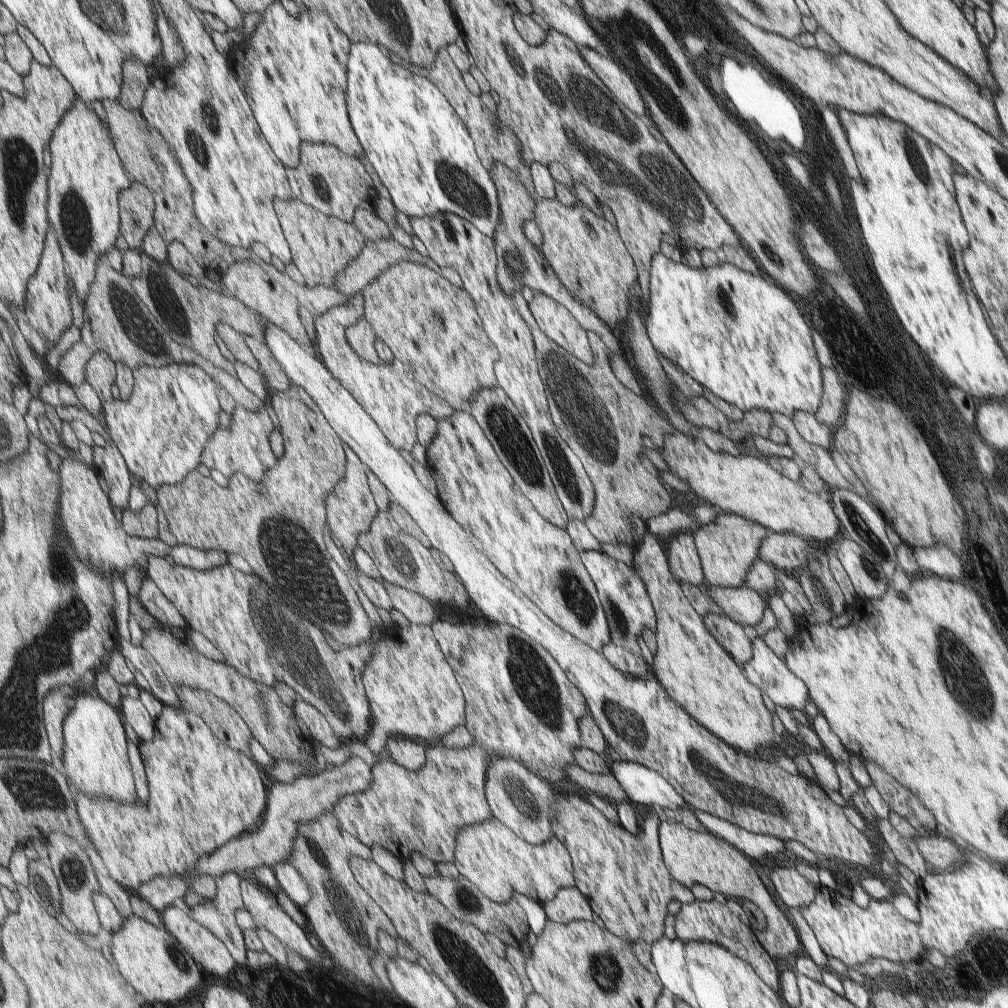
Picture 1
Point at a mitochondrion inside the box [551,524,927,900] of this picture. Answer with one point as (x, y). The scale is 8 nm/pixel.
(780, 809)

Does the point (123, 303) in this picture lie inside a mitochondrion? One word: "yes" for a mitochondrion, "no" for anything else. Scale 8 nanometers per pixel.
yes

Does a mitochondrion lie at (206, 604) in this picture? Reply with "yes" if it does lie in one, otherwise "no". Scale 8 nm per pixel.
no

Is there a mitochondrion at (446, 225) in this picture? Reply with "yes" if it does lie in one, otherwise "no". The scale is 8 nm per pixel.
yes

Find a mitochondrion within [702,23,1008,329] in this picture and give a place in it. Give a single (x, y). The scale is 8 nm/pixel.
(913, 153)

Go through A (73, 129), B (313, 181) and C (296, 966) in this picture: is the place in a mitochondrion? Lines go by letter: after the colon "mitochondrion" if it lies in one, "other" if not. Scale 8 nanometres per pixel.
A: other
B: mitochondrion
C: other

